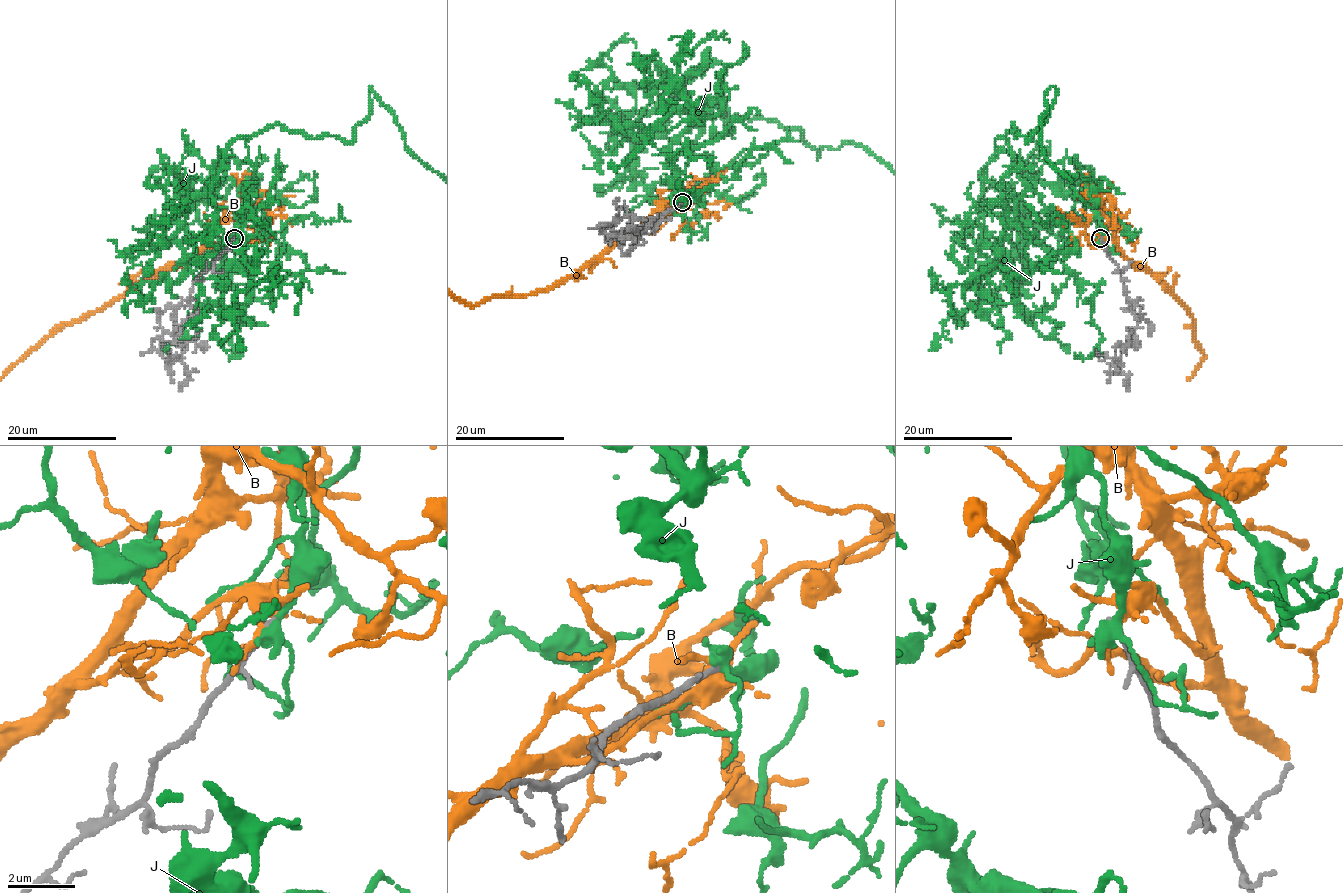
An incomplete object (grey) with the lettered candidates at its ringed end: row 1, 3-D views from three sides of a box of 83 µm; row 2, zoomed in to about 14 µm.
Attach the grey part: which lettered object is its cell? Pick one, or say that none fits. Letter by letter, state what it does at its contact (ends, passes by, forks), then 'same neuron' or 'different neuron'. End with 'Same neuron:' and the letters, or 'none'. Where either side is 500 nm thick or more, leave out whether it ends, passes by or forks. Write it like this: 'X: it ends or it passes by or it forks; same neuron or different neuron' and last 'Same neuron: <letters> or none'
B: it forks; different neuron
J: it passes by; different neuron
Same neuron: none

